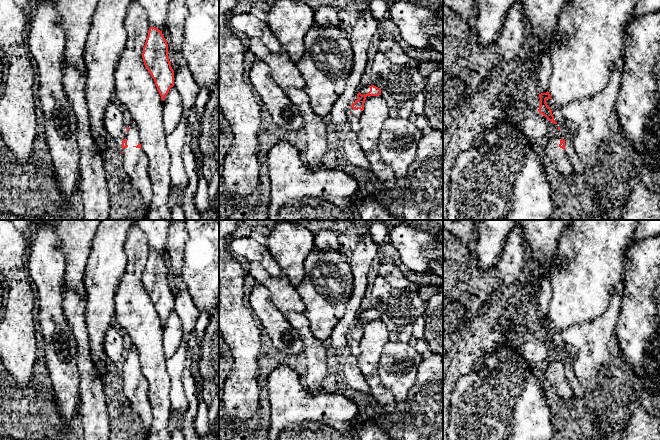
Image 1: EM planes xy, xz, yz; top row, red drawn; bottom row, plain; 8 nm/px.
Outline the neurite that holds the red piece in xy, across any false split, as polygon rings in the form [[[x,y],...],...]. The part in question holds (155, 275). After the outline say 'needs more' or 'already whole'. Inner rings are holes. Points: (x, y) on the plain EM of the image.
[[[150,251],[143,271],[142,282],[145,291],[154,303],[157,314],[164,325],[174,310],[174,294],[168,282],[168,268],[162,255]]]; already whole

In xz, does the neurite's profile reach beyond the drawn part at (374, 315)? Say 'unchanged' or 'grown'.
grown

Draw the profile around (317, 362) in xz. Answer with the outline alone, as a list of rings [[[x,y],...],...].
[[[289,312],[285,314],[287,321],[299,332],[303,342],[303,352],[307,356],[307,383],[309,391],[320,388],[328,369],[326,357],[327,345],[319,341],[310,329],[310,321],[304,313]]]

